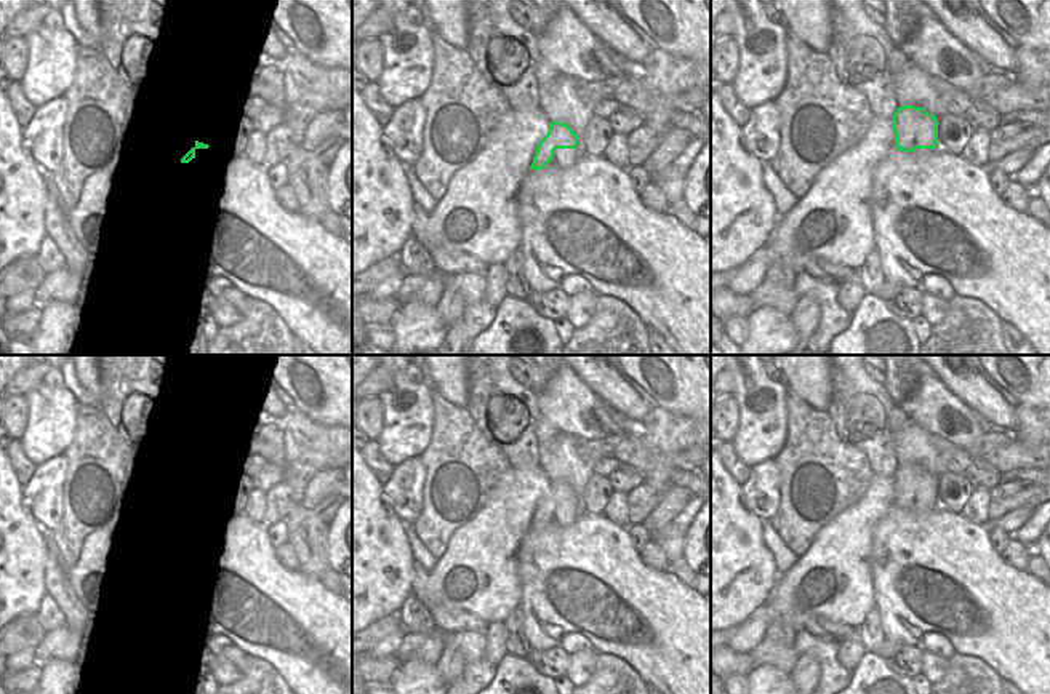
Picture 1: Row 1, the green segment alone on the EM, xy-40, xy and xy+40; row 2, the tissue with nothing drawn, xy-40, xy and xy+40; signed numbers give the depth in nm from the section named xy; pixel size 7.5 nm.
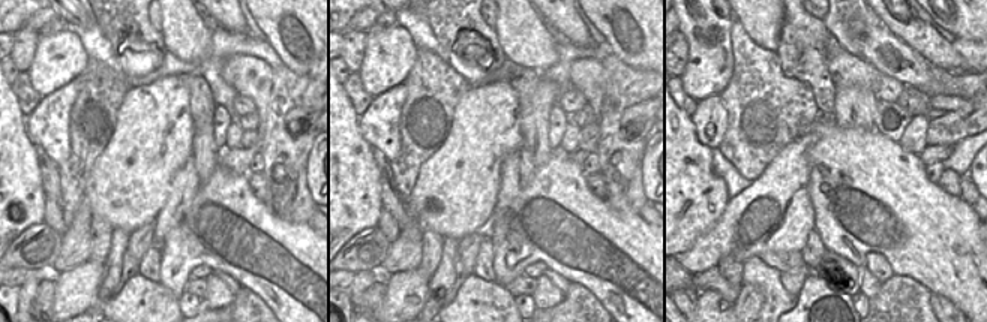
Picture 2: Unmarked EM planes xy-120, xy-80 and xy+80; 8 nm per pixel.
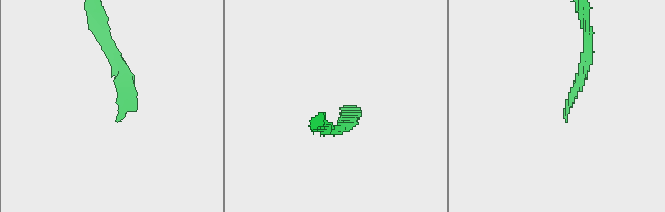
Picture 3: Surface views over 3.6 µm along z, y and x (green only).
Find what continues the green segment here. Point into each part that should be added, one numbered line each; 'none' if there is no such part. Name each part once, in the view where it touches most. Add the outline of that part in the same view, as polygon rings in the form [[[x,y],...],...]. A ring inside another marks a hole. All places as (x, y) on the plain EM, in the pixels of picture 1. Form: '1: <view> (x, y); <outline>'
1: xy (564, 517); [[[578,496],[578,504],[575,507],[555,507],[554,517],[544,524],[557,524],[560,528],[571,526],[581,513],[581,497]]]

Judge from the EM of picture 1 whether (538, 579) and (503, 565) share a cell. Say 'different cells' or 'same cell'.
different cells

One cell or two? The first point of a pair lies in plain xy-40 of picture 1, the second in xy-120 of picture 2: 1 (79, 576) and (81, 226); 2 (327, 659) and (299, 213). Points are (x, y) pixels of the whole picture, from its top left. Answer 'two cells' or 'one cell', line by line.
1: two cells
2: two cells

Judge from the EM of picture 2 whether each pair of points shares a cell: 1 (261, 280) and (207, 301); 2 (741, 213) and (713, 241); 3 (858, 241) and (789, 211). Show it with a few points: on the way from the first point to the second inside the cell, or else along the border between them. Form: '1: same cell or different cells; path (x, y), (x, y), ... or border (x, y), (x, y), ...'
1: different cells; border (212, 270), (231, 276), (242, 286)
2: same cell; path (734, 220), (720, 234)
3: different cells; border (807, 187), (812, 219), (816, 228)

